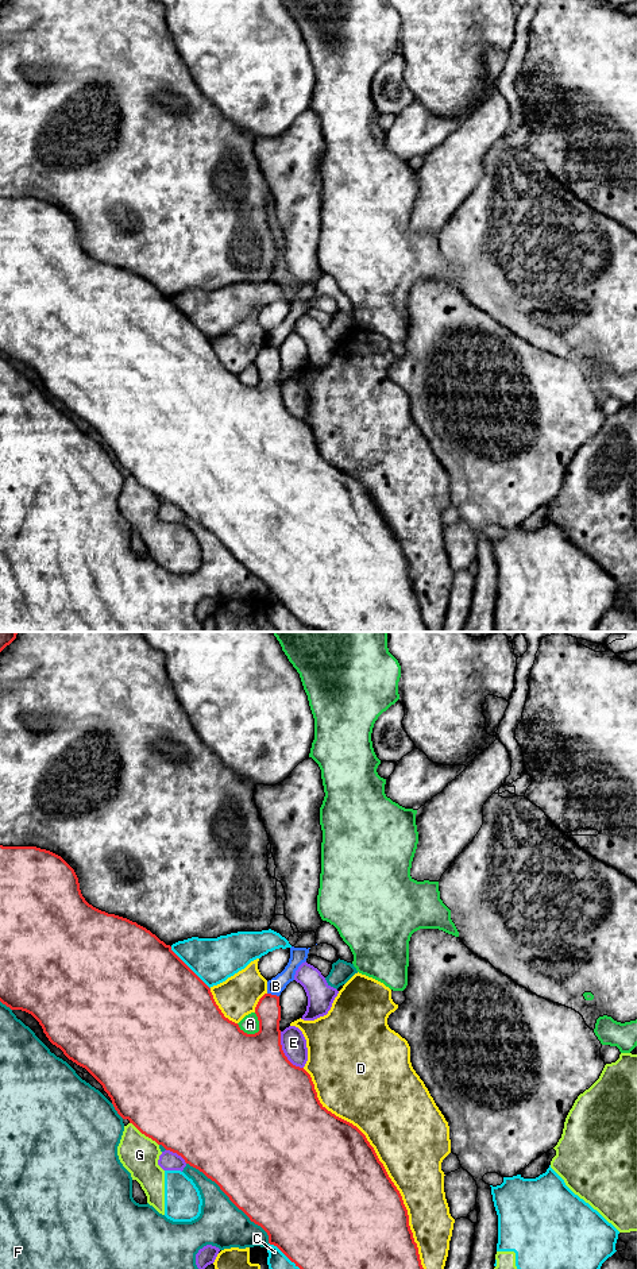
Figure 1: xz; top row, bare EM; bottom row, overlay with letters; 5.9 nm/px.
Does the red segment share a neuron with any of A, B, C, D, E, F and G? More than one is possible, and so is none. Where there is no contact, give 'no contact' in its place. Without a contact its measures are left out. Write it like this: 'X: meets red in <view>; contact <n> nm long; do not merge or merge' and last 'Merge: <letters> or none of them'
A: meets red in xz; contact 150 nm long; do not merge
B: meets red in xz; contact 80 nm long; do not merge
C: meets red in xz; contact 340 nm long; do not merge
D: meets red in xz; contact 1450 nm long; do not merge
E: meets red in xz; contact 260 nm long; do not merge
F: meets red in xz; contact 700 nm long; do not merge
G: meets red in xz; contact 220 nm long; do not merge
Merge: none of them

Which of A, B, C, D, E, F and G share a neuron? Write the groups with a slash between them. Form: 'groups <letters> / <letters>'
groups A / B / C G / D / E / F

